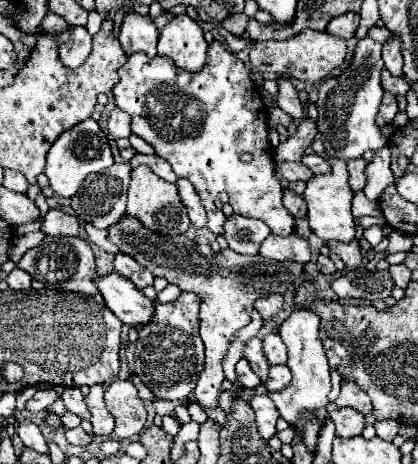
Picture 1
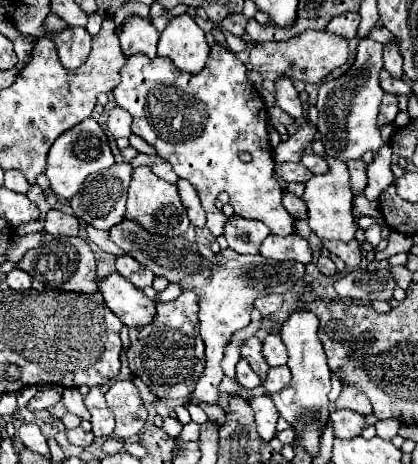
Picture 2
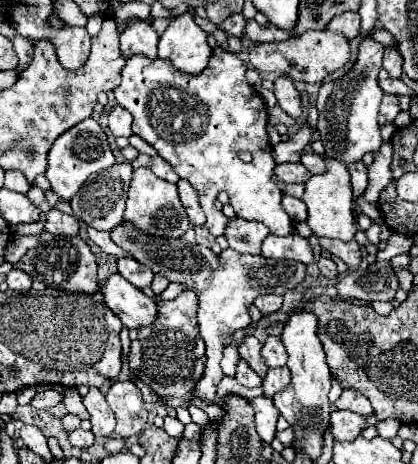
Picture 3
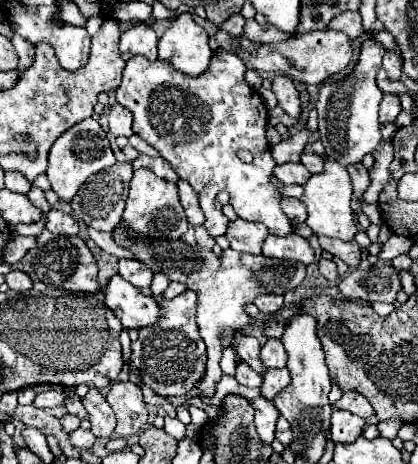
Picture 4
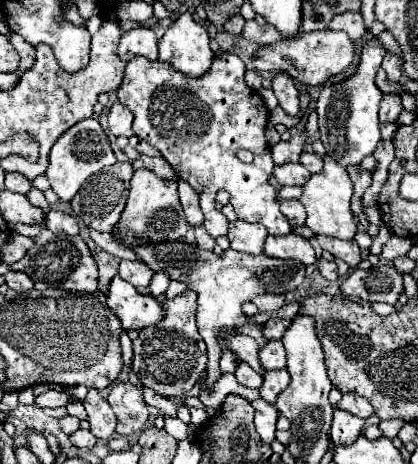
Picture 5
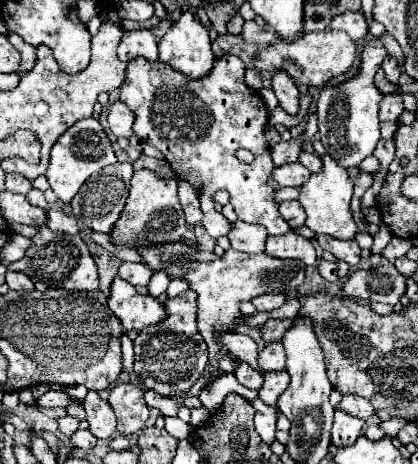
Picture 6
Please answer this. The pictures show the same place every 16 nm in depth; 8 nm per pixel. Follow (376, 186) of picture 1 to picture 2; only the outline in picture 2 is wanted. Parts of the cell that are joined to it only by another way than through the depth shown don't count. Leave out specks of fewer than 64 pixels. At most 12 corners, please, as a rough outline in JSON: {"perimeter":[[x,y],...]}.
{"perimeter":[[384,144],[368,166],[364,196],[374,202],[392,182],[392,148]]}

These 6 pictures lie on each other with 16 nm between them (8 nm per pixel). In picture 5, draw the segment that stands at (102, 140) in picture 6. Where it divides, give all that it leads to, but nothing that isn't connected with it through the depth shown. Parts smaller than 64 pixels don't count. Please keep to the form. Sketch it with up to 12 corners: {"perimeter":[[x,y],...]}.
{"perimeter":[[96,118],[52,146],[46,178],[70,202],[92,174],[116,164]]}

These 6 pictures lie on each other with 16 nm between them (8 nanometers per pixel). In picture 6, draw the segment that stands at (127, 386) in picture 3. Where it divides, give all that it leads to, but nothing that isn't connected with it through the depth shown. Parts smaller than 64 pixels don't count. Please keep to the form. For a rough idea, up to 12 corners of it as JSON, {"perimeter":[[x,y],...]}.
{"perimeter":[[132,384],[110,390],[108,402],[120,434],[146,426],[144,390]]}

